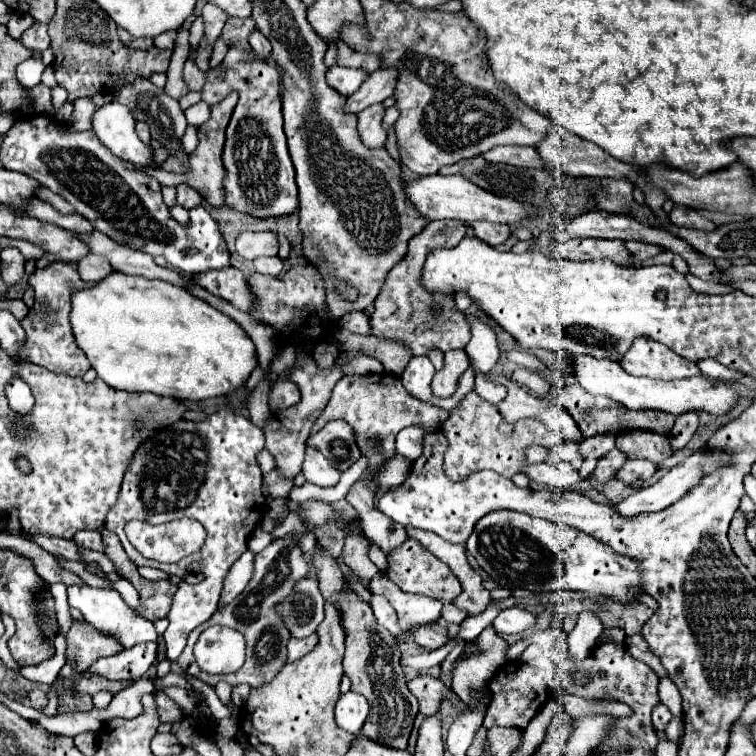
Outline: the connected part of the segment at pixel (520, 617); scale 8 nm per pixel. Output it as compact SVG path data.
M511 607L511 609L503 609L495 621L493 627L499 635L509 635L509 633L523 633L527 629L535 627L535 615L529 613L527 609L521 607Z

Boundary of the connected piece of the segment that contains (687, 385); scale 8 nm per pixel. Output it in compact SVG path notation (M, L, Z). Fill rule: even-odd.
M567 353L567 357L571 361L571 377L575 379L577 385L581 385L589 393L611 397L613 401L625 405L627 409L659 409L673 415L681 415L685 411L707 411L713 415L727 415L739 397L733 389L725 385L713 385L709 379L701 375L675 381L661 381L629 375L611 359L595 359L593 355L573 355L573 353Z

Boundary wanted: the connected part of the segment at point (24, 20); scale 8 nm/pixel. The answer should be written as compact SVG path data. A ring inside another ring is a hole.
M11 15L9 23L7 23L9 35L19 37L27 27L31 27L31 23L33 23L33 17L31 15Z

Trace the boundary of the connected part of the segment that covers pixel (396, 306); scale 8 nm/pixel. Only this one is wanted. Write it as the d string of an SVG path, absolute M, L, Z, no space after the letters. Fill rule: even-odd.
M431 221L431 223L427 223L427 227L421 233L417 233L409 241L407 255L389 271L383 289L381 289L379 297L375 299L375 309L371 313L371 333L373 335L385 337L385 339L399 339L399 341L407 343L411 347L413 355L425 355L427 349L431 349L431 347L437 347L441 351L465 349L465 345L471 341L471 327L469 327L465 315L455 311L453 297L451 295L441 295L437 299L437 295L429 295L421 287L421 267L425 263L425 255L433 249L439 249L439 247L455 247L465 235L467 235L467 225L461 223L461 221Z

